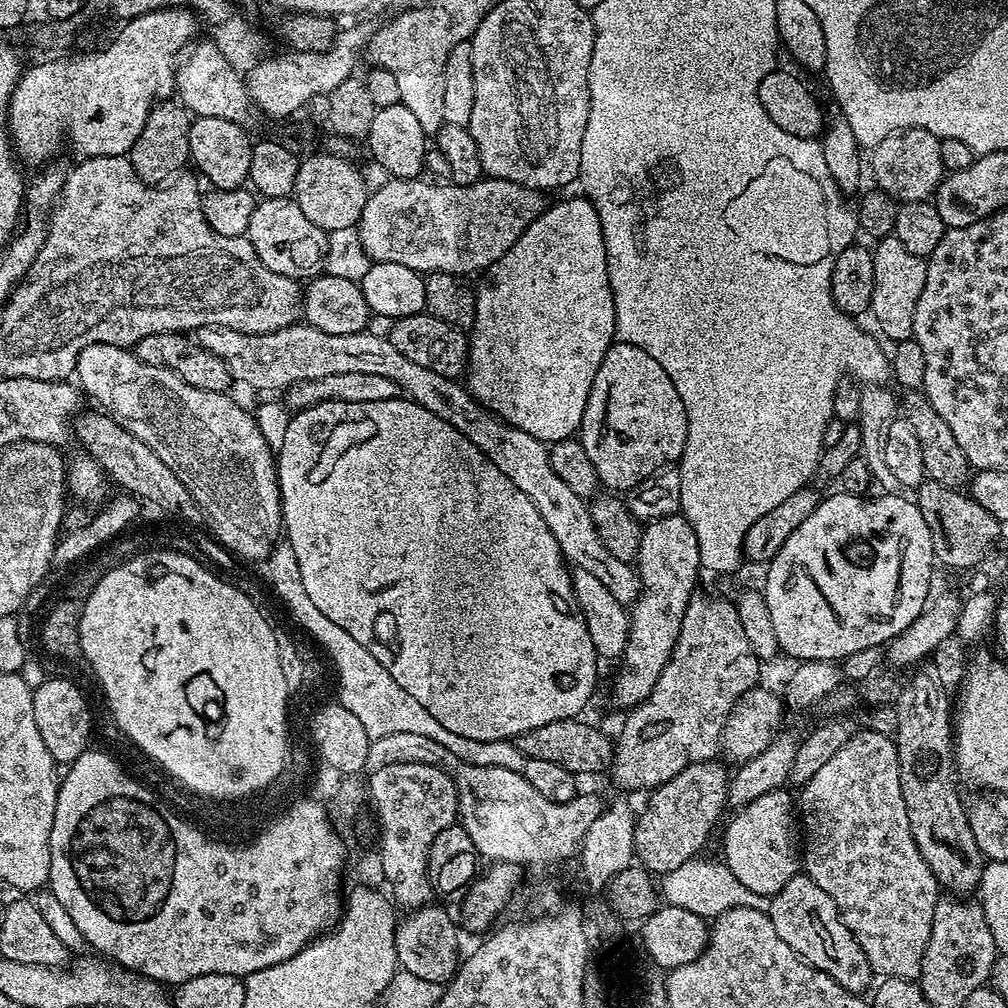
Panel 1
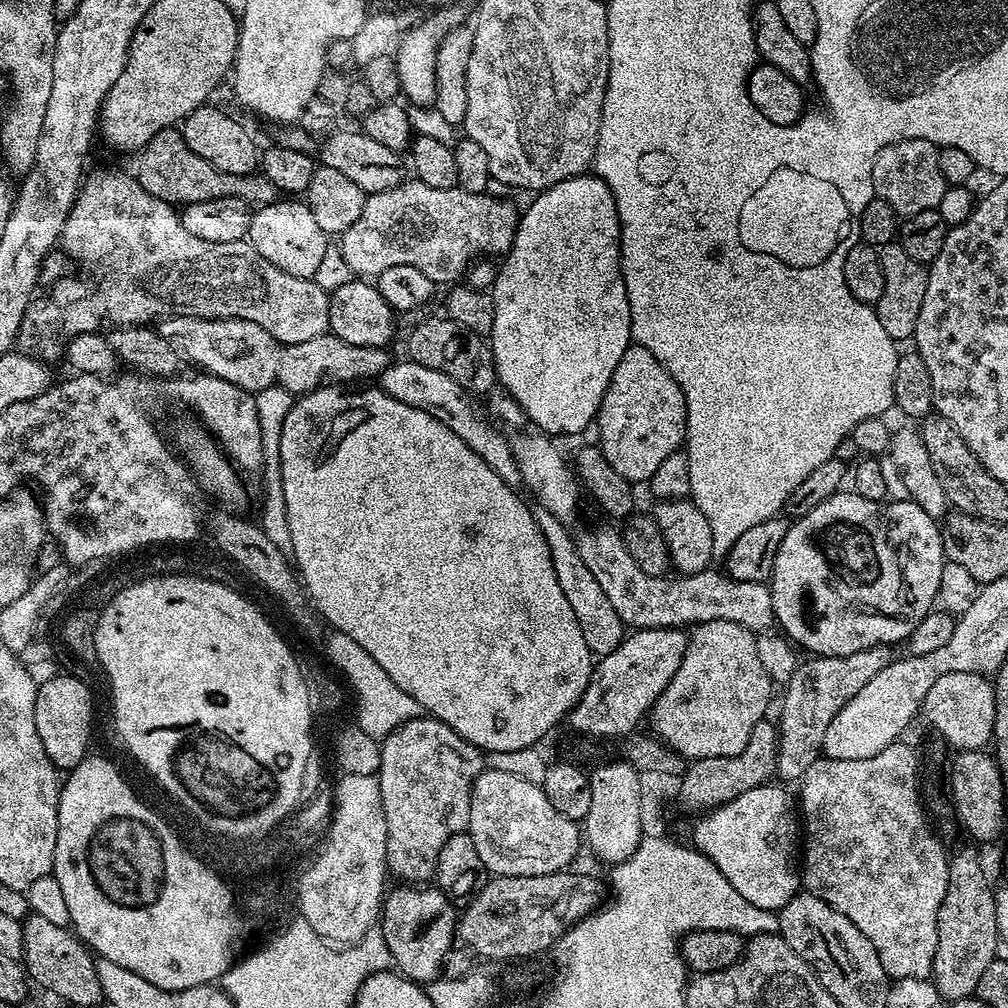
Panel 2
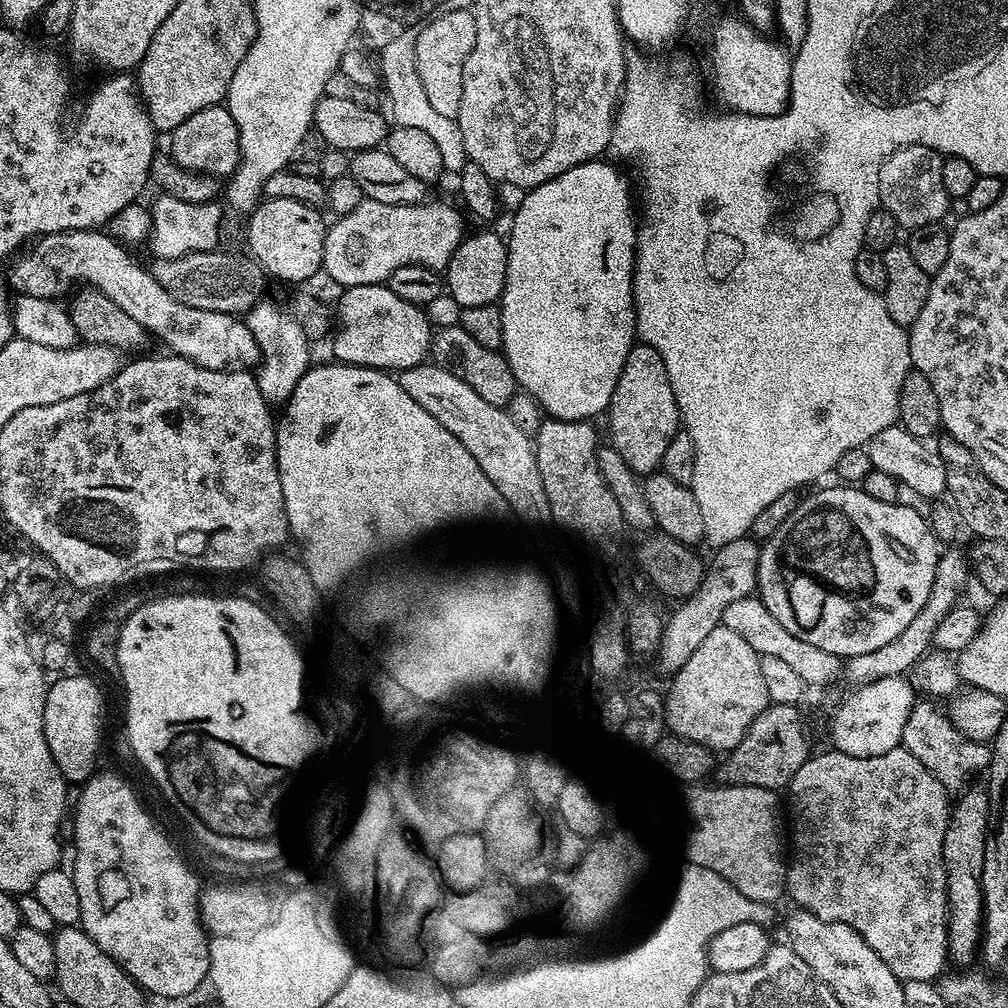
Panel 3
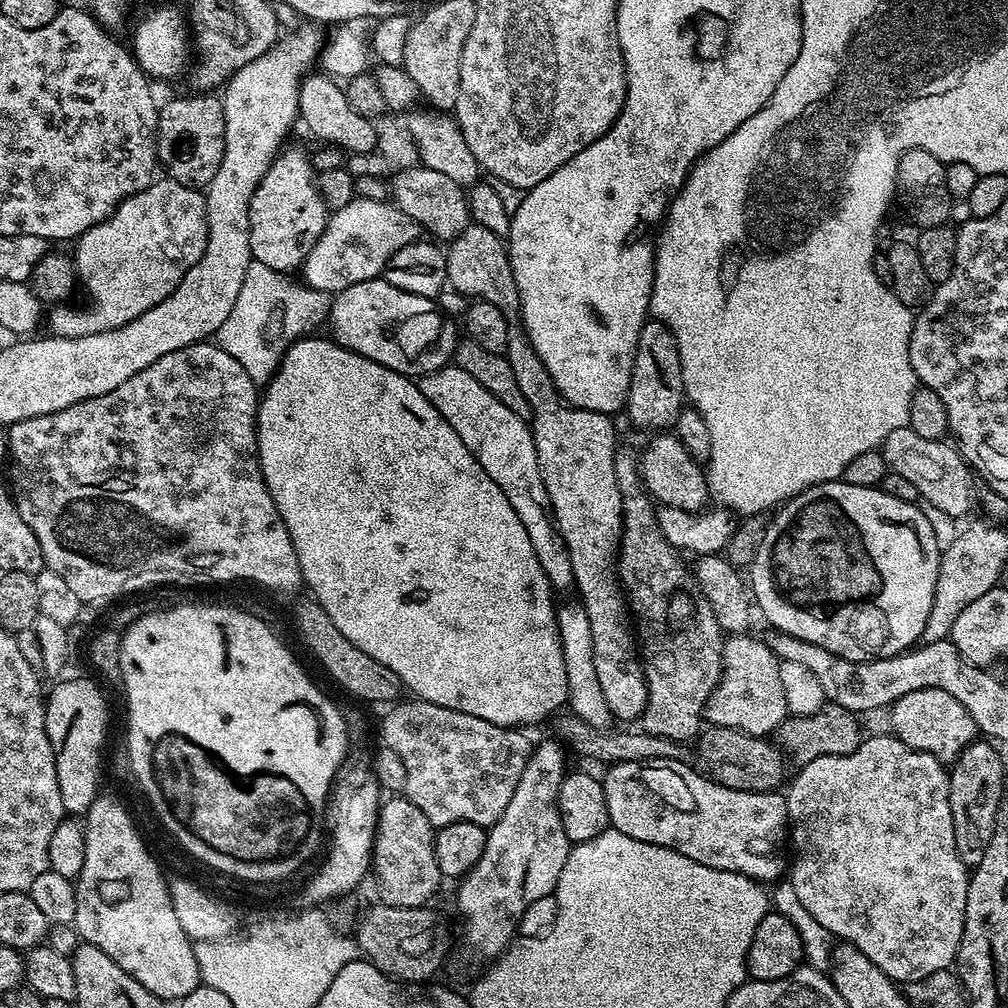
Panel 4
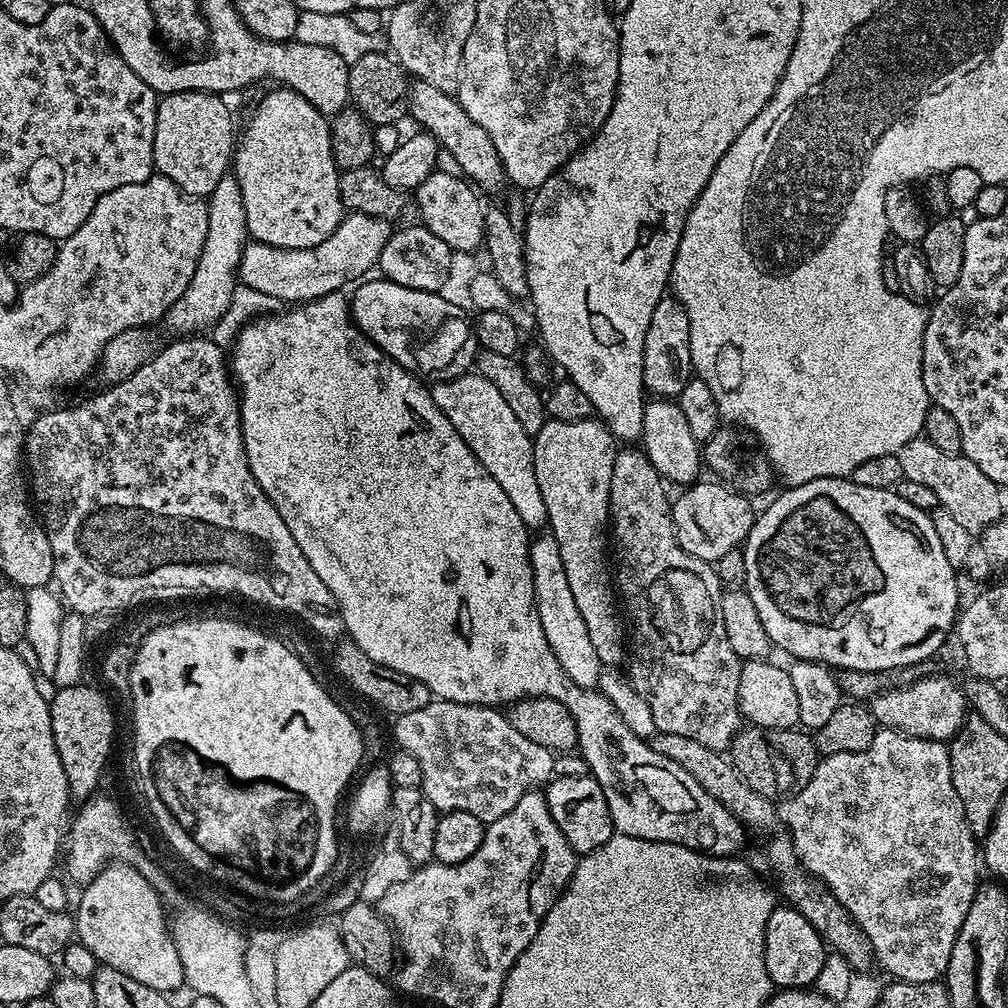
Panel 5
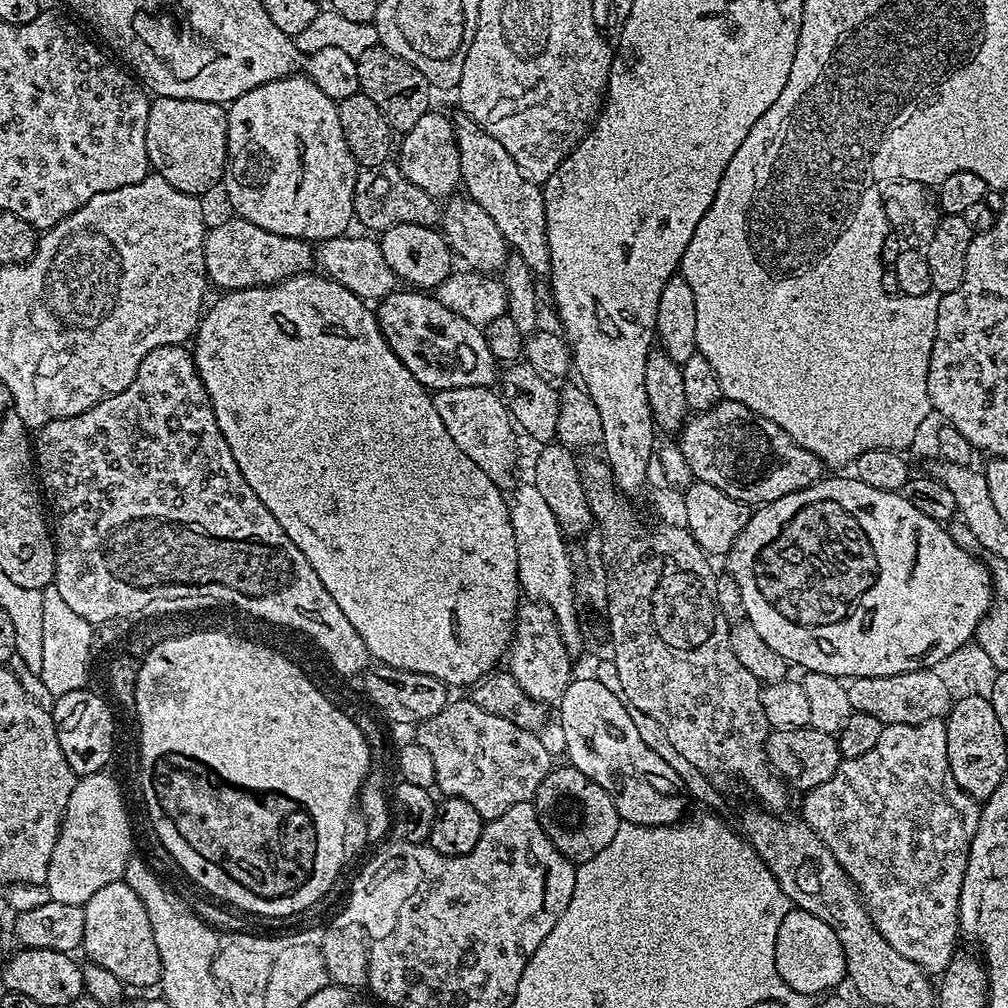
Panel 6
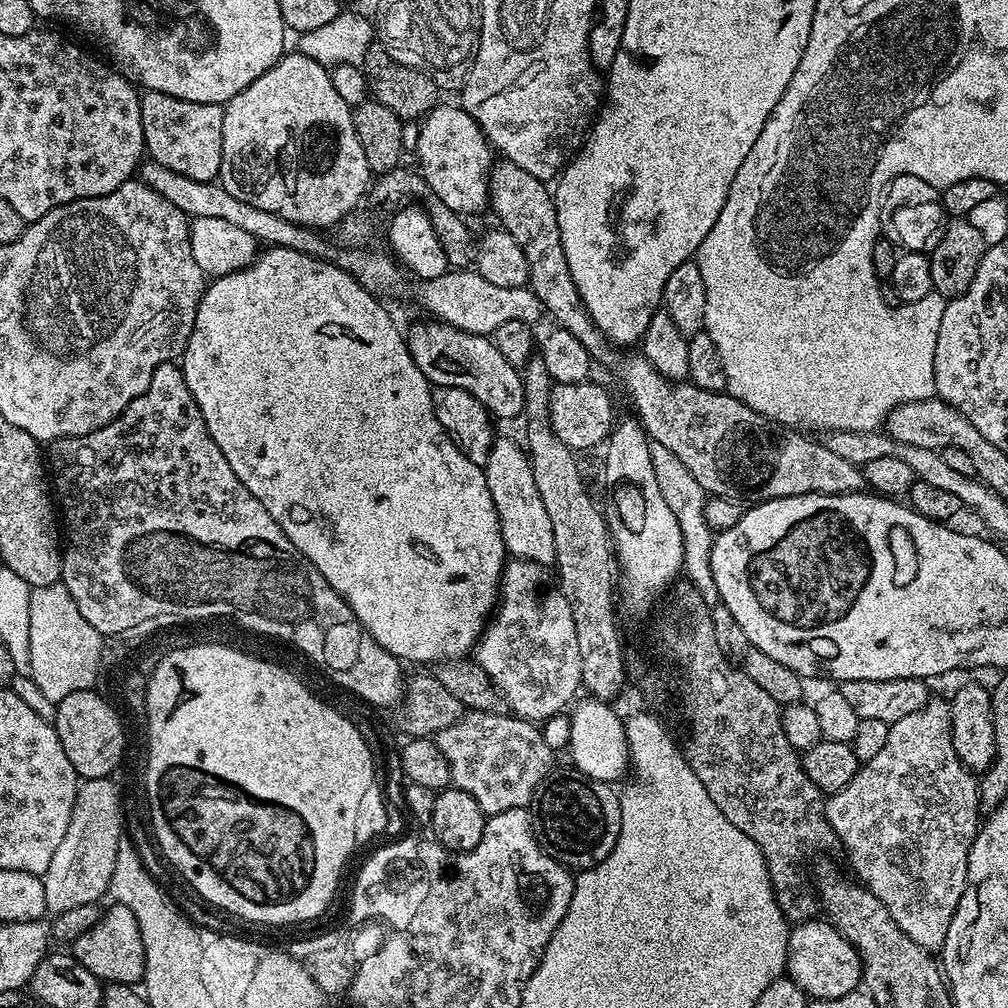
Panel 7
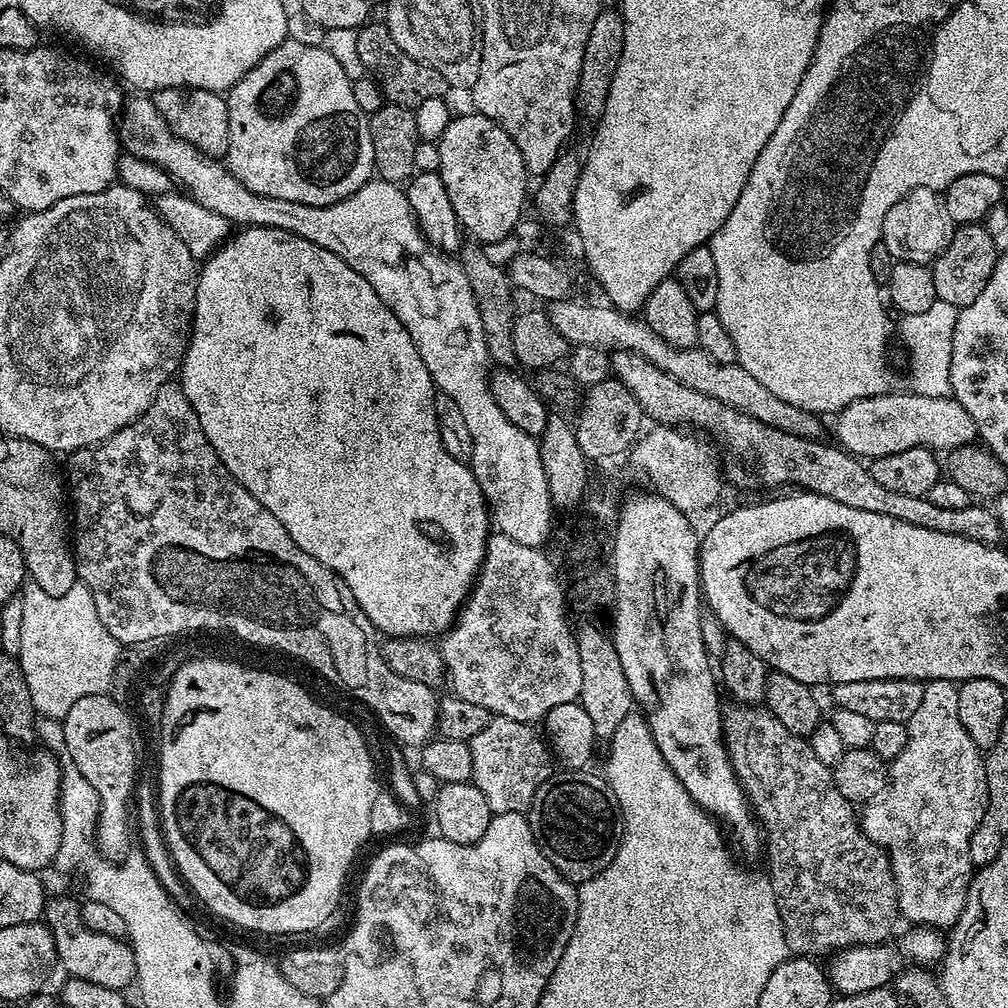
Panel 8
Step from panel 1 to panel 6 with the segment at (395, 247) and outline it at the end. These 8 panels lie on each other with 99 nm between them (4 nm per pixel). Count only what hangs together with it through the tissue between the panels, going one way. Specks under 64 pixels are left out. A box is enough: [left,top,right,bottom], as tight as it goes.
[204,218,314,292]

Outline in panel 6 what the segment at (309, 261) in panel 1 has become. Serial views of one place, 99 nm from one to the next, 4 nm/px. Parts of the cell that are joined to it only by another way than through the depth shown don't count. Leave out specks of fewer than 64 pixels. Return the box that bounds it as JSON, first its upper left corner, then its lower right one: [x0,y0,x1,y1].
[222,74,358,242]

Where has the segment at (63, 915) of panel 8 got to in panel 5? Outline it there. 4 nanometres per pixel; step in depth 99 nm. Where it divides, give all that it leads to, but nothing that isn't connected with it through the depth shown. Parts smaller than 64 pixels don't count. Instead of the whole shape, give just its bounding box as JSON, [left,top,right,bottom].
[74,863,185,994]

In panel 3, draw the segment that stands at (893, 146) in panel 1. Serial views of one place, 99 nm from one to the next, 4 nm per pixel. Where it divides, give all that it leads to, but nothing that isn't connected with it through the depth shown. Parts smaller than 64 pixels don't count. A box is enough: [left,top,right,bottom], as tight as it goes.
[879,144,952,231]

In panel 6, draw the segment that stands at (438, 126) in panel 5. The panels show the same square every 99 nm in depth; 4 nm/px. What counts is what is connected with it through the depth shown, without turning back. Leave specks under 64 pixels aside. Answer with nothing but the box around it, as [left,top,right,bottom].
[454,115,551,278]

